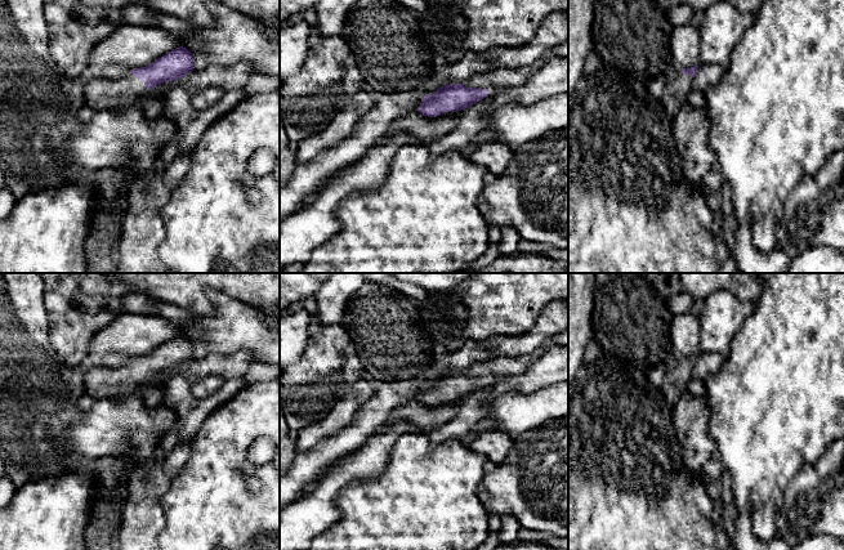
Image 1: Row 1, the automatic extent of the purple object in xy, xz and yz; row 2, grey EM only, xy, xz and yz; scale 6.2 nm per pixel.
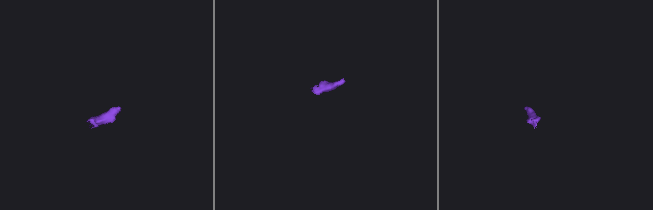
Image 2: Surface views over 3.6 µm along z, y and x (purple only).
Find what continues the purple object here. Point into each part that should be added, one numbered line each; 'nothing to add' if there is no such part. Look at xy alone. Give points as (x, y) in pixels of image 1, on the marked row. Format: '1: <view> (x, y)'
1: xy (101, 94)

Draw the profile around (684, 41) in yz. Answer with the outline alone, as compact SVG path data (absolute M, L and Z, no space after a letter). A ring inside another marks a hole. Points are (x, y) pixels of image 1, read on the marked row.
M691 23L674 26L670 36L670 57L673 67L680 72L700 64L700 32Z

